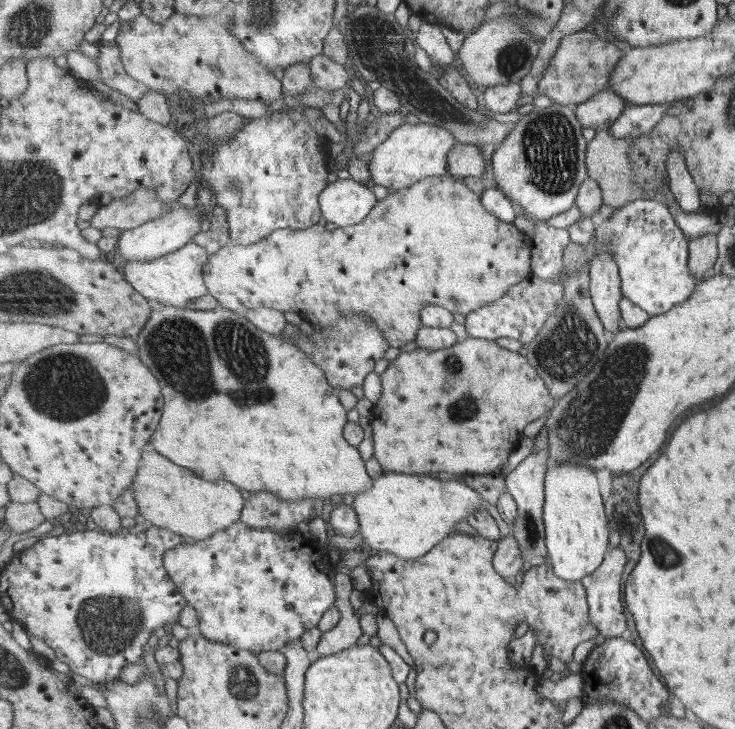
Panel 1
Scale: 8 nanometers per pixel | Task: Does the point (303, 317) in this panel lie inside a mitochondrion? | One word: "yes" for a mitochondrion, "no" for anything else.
no

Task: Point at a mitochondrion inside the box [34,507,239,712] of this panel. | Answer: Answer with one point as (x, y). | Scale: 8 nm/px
(106, 625)

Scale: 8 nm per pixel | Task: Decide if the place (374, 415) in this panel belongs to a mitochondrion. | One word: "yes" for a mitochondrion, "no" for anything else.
no

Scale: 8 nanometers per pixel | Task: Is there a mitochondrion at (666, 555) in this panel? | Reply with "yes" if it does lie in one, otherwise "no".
yes

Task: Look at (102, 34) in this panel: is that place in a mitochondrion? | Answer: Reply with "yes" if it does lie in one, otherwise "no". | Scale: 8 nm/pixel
no

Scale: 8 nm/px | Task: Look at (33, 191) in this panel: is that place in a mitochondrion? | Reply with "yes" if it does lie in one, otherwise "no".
yes

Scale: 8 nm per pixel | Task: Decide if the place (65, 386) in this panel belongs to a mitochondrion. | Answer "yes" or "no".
yes

